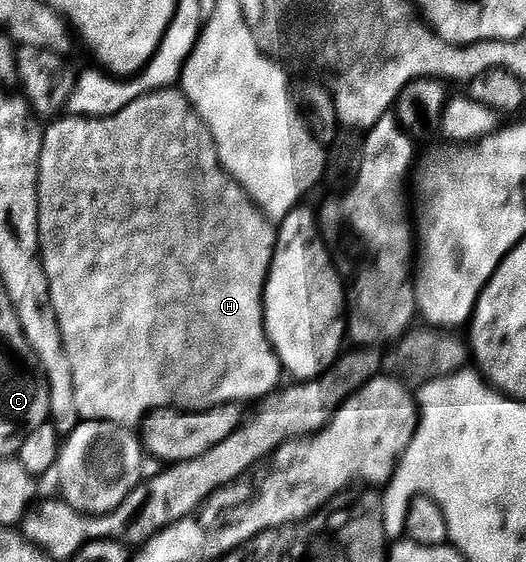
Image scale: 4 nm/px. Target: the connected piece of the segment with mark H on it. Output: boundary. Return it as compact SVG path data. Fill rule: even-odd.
M174 87L161 89L128 103L124 111L116 111L111 117L63 117L63 121L56 122L44 133L50 169L41 170L38 183L38 239L50 288L50 306L58 320L64 351L72 369L74 402L79 418L134 427L155 409L205 413L217 405L254 403L270 396L283 384L284 378L283 367L266 334L266 312L262 306L266 277L270 274L274 249L278 245L278 231L270 218L262 214L253 199L223 169L210 130L190 106L185 93Z

